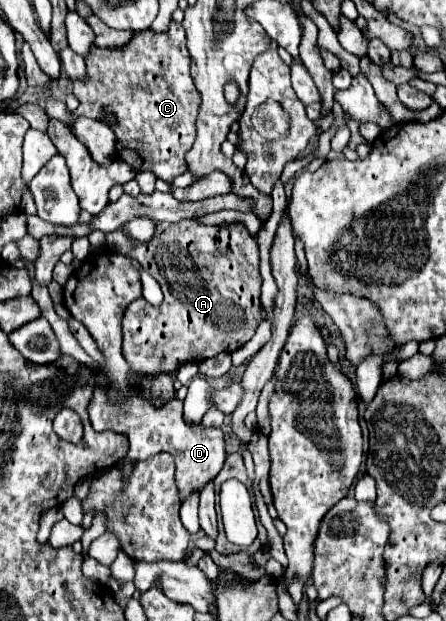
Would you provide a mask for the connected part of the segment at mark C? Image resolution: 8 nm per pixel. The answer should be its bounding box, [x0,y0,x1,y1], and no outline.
[45,21,231,201]

